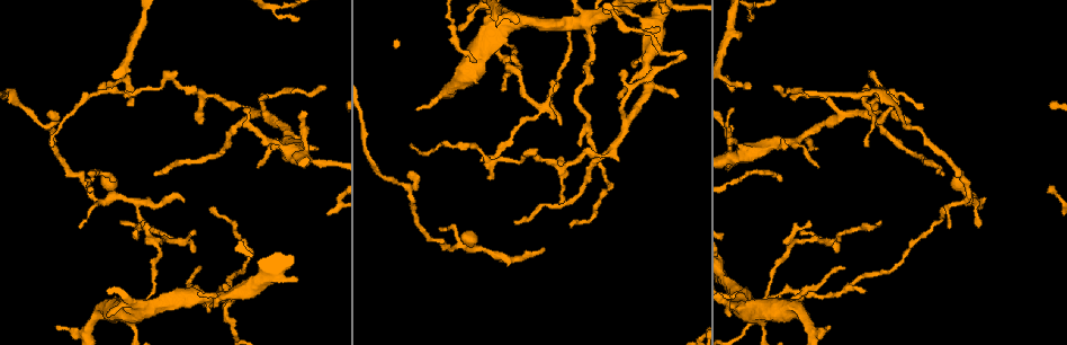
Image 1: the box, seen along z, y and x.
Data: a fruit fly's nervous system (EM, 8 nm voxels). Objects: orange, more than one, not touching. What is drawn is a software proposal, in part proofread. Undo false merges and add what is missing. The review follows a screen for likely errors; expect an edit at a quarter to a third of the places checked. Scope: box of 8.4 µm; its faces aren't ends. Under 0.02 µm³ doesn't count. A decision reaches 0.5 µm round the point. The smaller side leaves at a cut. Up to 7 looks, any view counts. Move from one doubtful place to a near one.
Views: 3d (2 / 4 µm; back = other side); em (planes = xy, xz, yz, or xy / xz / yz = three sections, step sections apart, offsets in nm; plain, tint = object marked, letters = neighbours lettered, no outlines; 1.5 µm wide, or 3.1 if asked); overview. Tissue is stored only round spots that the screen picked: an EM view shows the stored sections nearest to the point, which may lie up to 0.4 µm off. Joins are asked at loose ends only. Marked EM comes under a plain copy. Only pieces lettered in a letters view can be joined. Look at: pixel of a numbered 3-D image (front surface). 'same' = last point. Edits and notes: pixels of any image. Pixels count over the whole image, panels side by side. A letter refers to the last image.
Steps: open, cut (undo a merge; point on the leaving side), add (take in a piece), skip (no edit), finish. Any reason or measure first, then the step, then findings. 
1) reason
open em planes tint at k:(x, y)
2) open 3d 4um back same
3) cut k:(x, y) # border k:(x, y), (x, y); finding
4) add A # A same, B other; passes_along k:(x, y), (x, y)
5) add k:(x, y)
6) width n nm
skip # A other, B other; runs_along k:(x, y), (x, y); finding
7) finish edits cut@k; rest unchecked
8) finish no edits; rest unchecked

tapers out
open 3d 4um at 1:(185, 201)

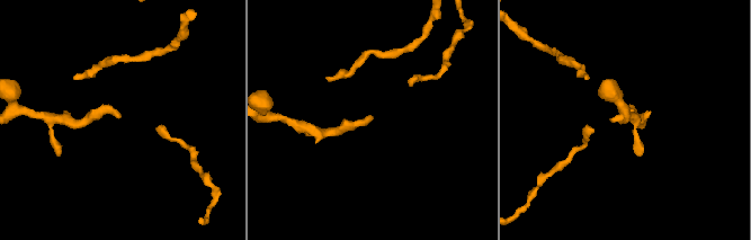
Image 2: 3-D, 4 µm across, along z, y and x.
need the tissue
open em planes letters at 2:(371, 116)

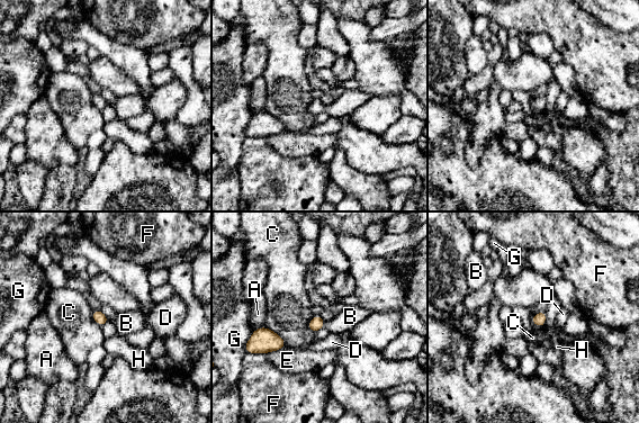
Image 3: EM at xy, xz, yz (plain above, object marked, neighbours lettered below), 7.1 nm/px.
add B # A other, B same, C other, D other, E other, F other, G other, H other; it goes on there

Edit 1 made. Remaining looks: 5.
redraw
open overview

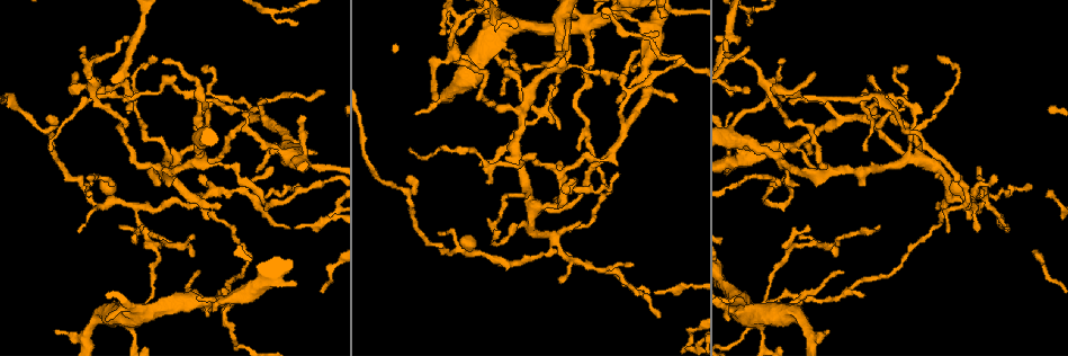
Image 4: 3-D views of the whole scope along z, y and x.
an open end
open 3d 4um back at 4:(193, 239)

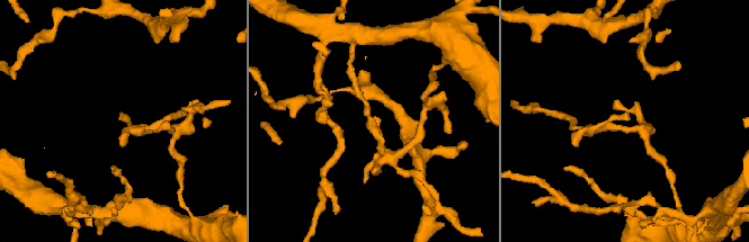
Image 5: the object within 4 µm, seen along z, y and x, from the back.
now the EM
open em yz step 8 letters at 5:(626, 118)

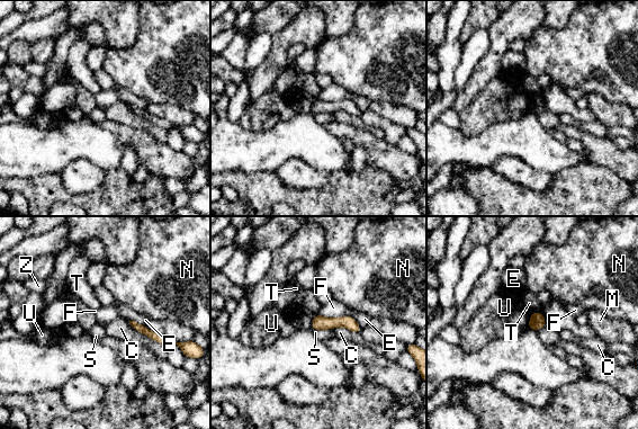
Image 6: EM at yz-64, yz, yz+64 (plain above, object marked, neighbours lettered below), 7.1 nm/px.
width 100 nm
skip # C other, E other, F other, M other, N other, S other, T other, U other, Z other; none of them fits

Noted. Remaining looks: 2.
open em planes letters at 4:(581, 32)

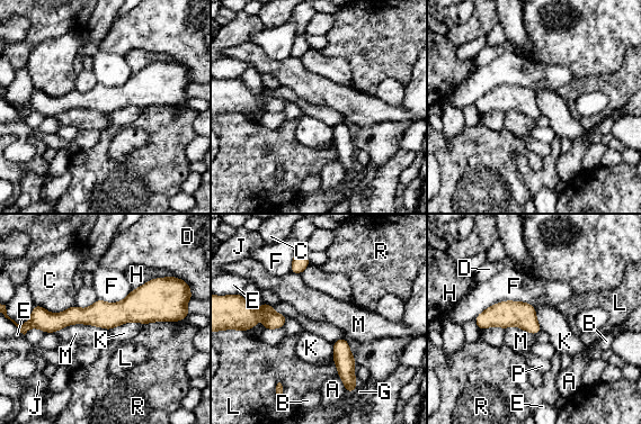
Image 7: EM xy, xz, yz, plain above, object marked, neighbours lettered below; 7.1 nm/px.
width 180 nm
skip # A other, B other, C other, D other, E other, F other, G other, H other, J other, K other, L other, M other, P other, R other; border 7:(145, 323), (126, 322), (108, 330); continuous, no second neuron

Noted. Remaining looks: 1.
finish edits add@3; rest unchecked

